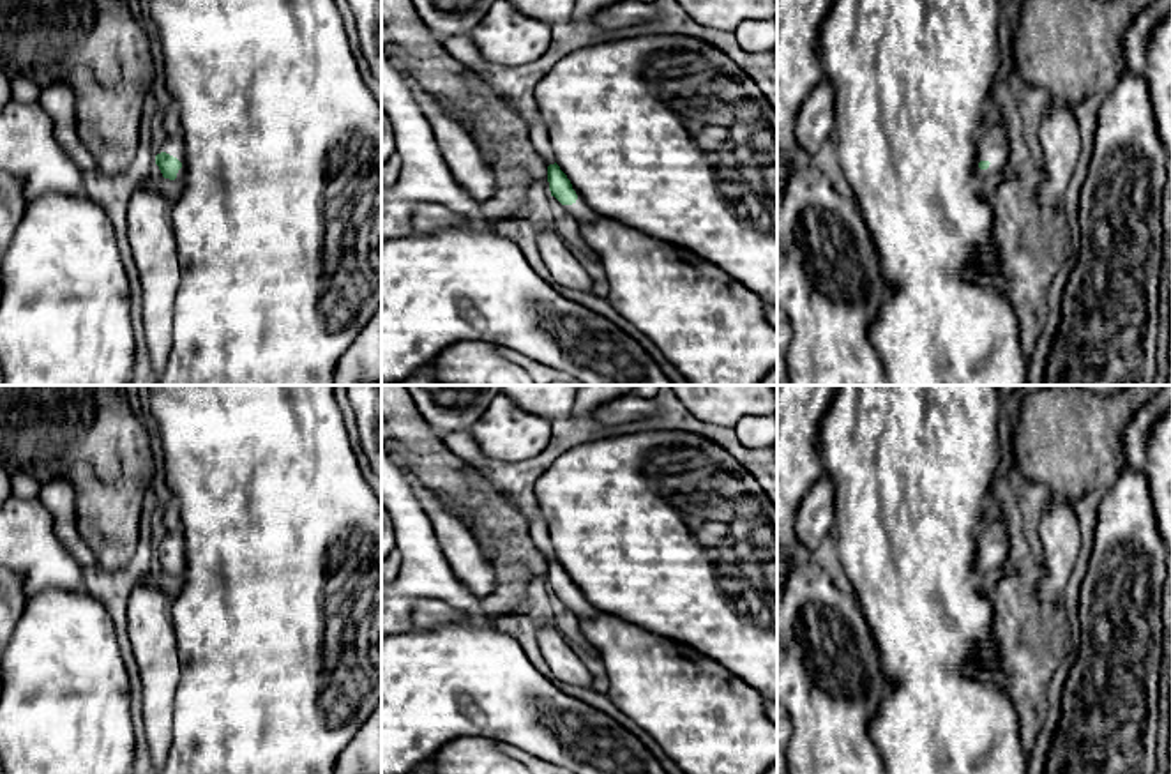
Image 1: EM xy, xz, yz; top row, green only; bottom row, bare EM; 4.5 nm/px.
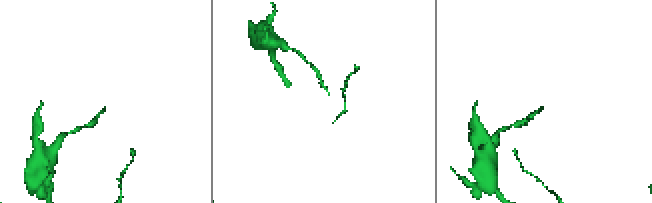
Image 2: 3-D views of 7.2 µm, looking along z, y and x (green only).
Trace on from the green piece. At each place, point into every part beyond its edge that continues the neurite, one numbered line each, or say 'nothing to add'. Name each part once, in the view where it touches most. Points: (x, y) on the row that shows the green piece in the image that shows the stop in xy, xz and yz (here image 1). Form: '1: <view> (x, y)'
1: xy (173, 145)

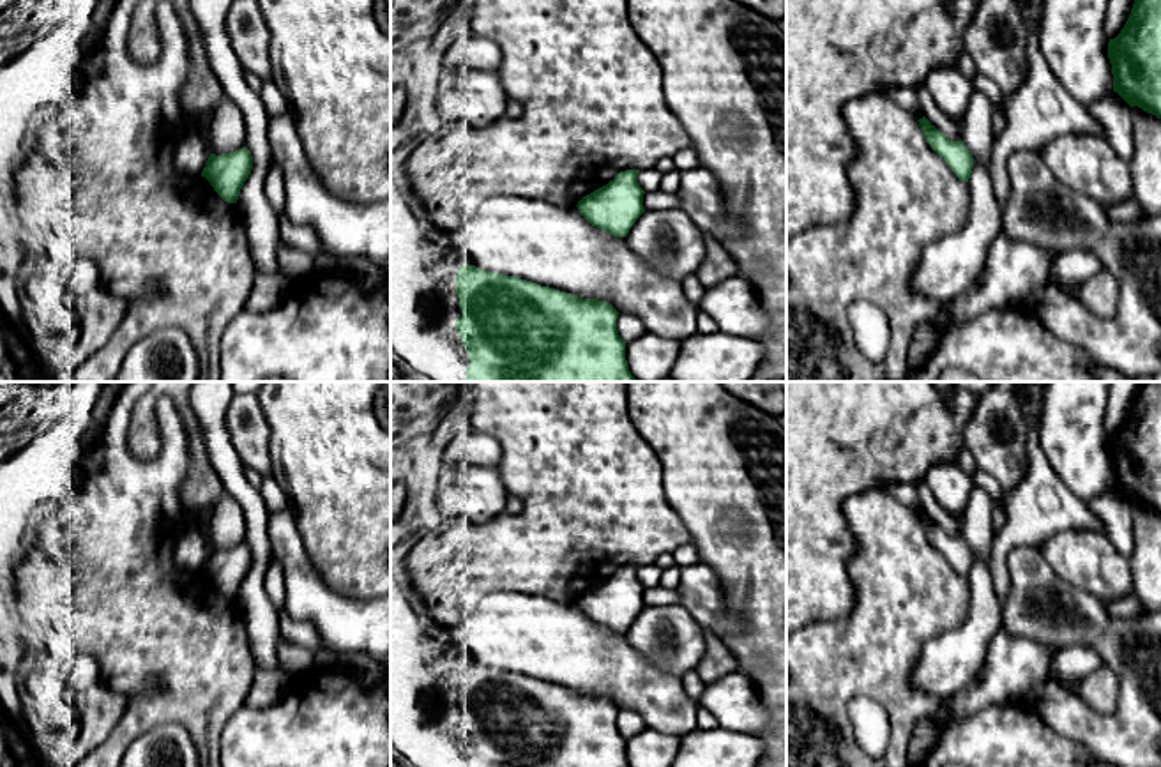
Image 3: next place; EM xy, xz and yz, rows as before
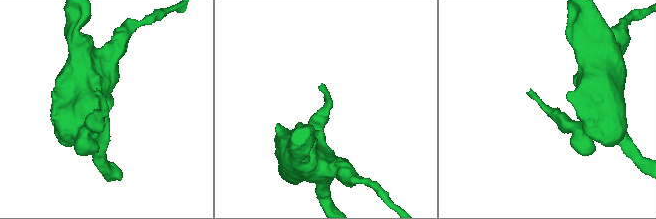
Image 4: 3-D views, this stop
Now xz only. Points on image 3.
nothing to add

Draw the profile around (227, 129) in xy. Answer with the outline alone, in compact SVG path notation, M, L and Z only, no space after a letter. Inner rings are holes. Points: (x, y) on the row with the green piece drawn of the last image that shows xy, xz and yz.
M224 97L212 111L207 127L210 154L223 156L246 147L246 118L242 110Z

